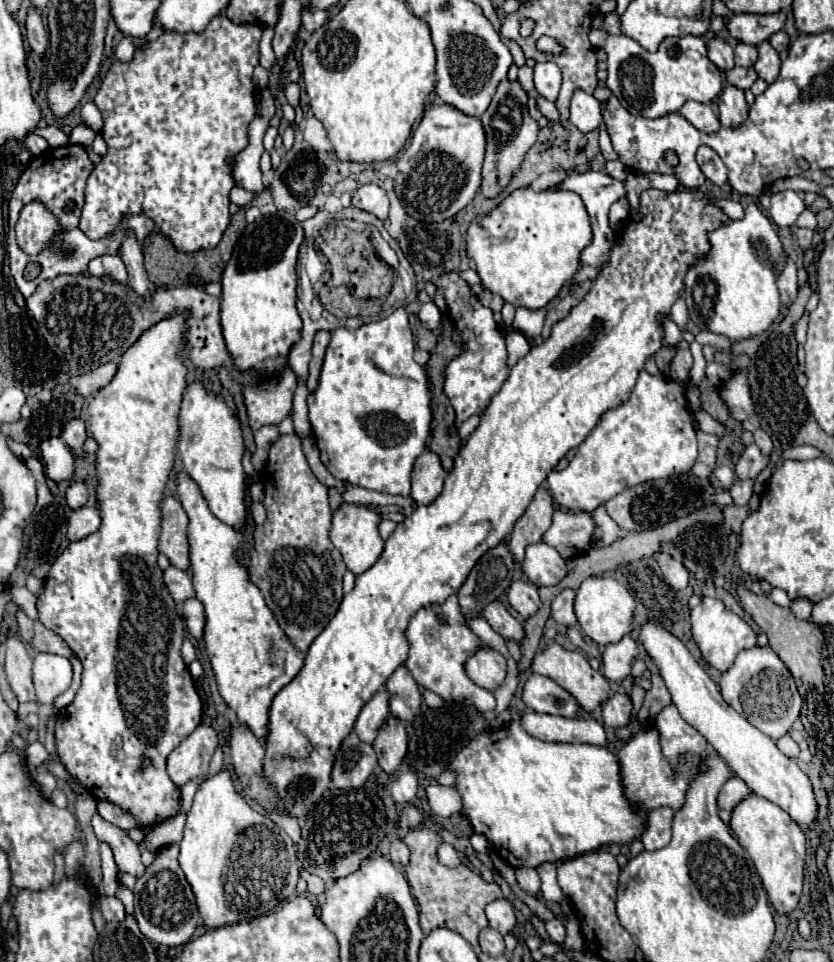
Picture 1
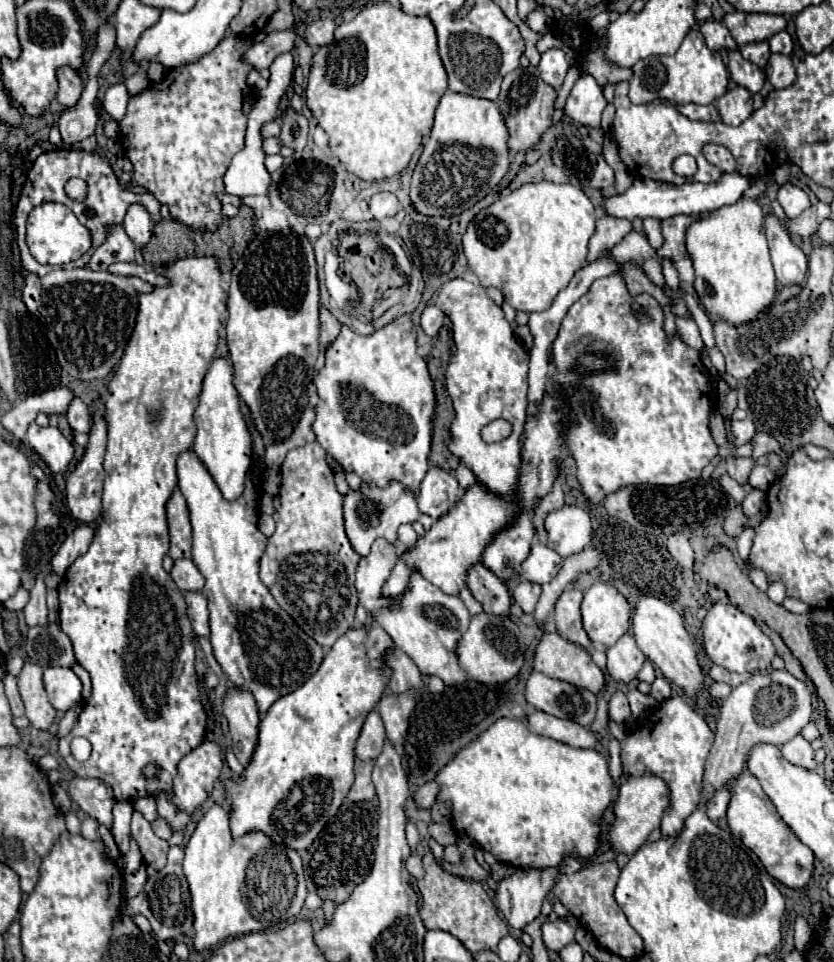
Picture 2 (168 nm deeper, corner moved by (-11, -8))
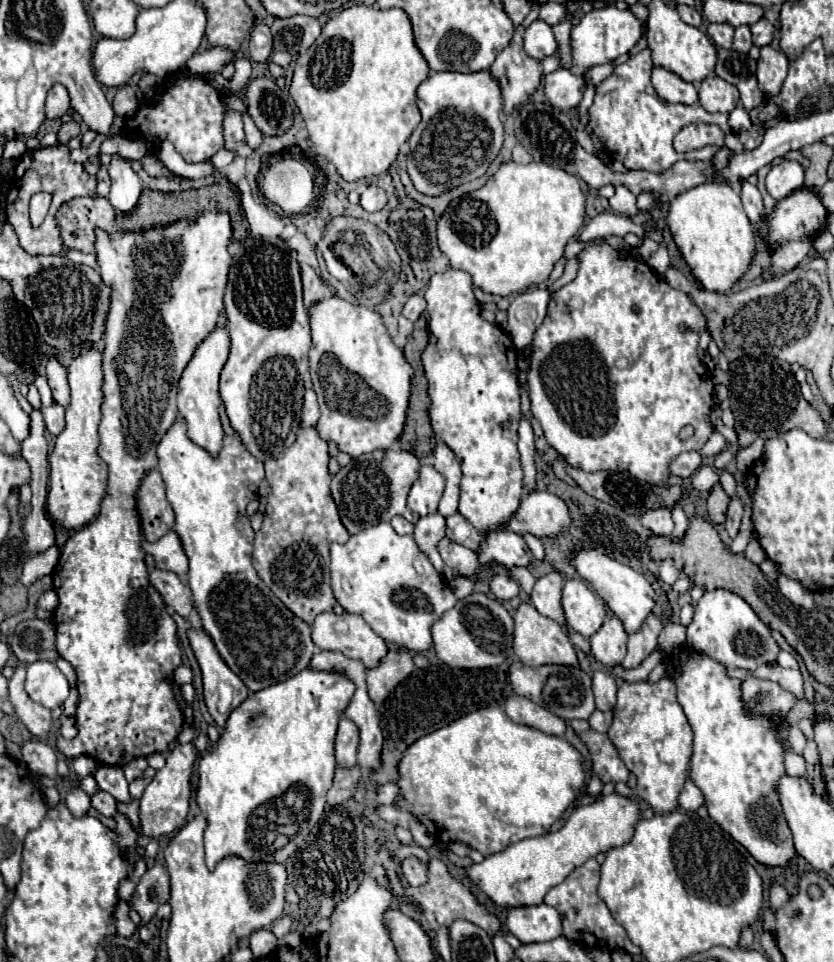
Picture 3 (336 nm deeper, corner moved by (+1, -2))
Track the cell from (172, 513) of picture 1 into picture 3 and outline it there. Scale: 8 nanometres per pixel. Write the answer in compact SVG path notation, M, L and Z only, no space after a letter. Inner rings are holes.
M150 470L138 490L138 510L142 518L142 530L148 542L160 540L160 536L172 532L174 510L166 500L166 486L158 470Z

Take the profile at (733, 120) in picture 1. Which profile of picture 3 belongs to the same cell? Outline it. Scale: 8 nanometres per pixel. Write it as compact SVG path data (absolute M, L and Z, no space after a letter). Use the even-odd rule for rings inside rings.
M714 72L700 82L698 94L700 94L700 106L704 110L720 114L730 114L740 100L740 92L726 80L718 78Z

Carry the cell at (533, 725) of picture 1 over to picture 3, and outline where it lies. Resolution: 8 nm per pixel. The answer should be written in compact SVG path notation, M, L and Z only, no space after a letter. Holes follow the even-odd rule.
M512 694L506 700L506 714L516 724L524 724L524 726L536 728L536 730L552 734L552 736L564 736L564 732L566 732L566 722L560 716L556 716L556 714L548 712L546 708L530 702L528 698L522 698L516 694Z

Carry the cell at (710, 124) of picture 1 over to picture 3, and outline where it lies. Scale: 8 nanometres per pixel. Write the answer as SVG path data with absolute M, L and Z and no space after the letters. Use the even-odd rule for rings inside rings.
M654 68L652 70L652 84L654 90L660 98L668 100L670 104L696 104L698 102L698 90L694 84L684 82L676 74L664 70L664 68Z

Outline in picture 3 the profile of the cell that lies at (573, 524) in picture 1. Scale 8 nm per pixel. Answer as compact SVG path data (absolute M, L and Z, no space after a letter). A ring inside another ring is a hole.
M534 490L522 498L518 512L506 528L516 534L530 532L538 538L554 538L558 534L564 534L568 526L570 510L566 502L556 494Z

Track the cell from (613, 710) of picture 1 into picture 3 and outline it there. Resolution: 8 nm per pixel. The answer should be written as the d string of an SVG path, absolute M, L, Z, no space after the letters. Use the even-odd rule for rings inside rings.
M594 672L592 676L592 690L596 696L596 710L608 712L616 706L616 678L610 672Z

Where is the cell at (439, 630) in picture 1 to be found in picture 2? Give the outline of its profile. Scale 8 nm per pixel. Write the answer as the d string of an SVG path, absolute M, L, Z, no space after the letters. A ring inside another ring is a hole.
M378 538L372 544L370 554L364 556L356 566L358 604L364 606L364 610L378 622L378 626L382 626L382 630L394 640L394 644L414 660L422 674L438 676L448 686L466 682L466 674L458 666L456 658L456 642L460 640L464 630L468 630L470 622L470 614L464 602L458 596L450 596L430 584L416 568L412 568L408 590L402 596L388 598L382 594L382 586L390 578L390 572L400 560L402 552L406 552L406 548L398 548L384 538Z

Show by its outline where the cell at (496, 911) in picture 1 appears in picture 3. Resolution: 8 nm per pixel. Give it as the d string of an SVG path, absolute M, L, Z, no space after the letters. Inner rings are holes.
M612 792L594 804L578 806L558 832L520 840L508 846L504 852L486 856L480 864L472 864L466 868L466 874L482 892L492 898L494 904L502 908L540 904L546 892L560 884L576 866L584 864L588 858L594 858L598 852L628 844L628 840L632 840L632 828L636 828L638 820L638 800Z

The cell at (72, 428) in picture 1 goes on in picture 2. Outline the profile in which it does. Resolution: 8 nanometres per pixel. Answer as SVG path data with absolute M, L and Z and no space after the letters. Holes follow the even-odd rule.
M78 396L72 398L72 402L66 410L66 418L74 430L84 432L84 434L90 430L90 410Z

